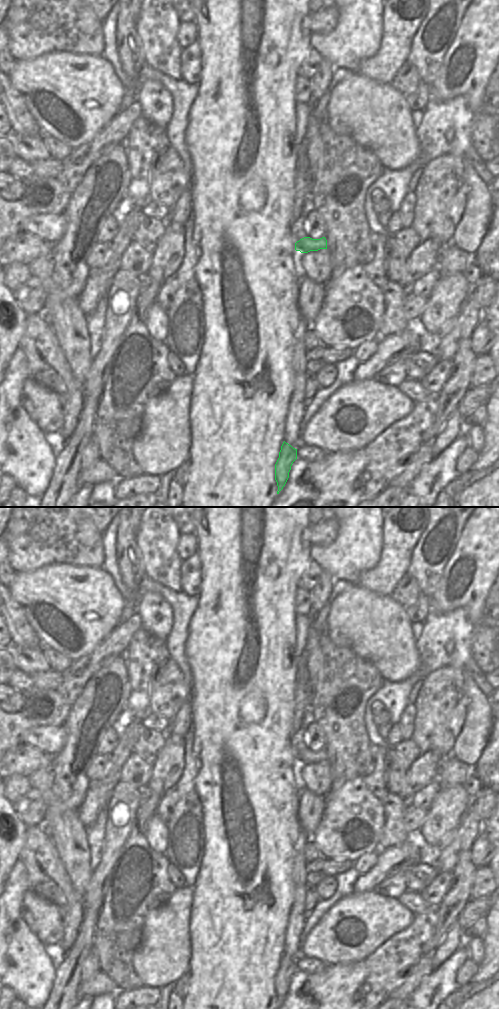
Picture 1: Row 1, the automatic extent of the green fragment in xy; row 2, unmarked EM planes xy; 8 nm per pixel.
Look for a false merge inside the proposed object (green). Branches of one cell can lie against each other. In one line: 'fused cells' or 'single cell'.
single cell

